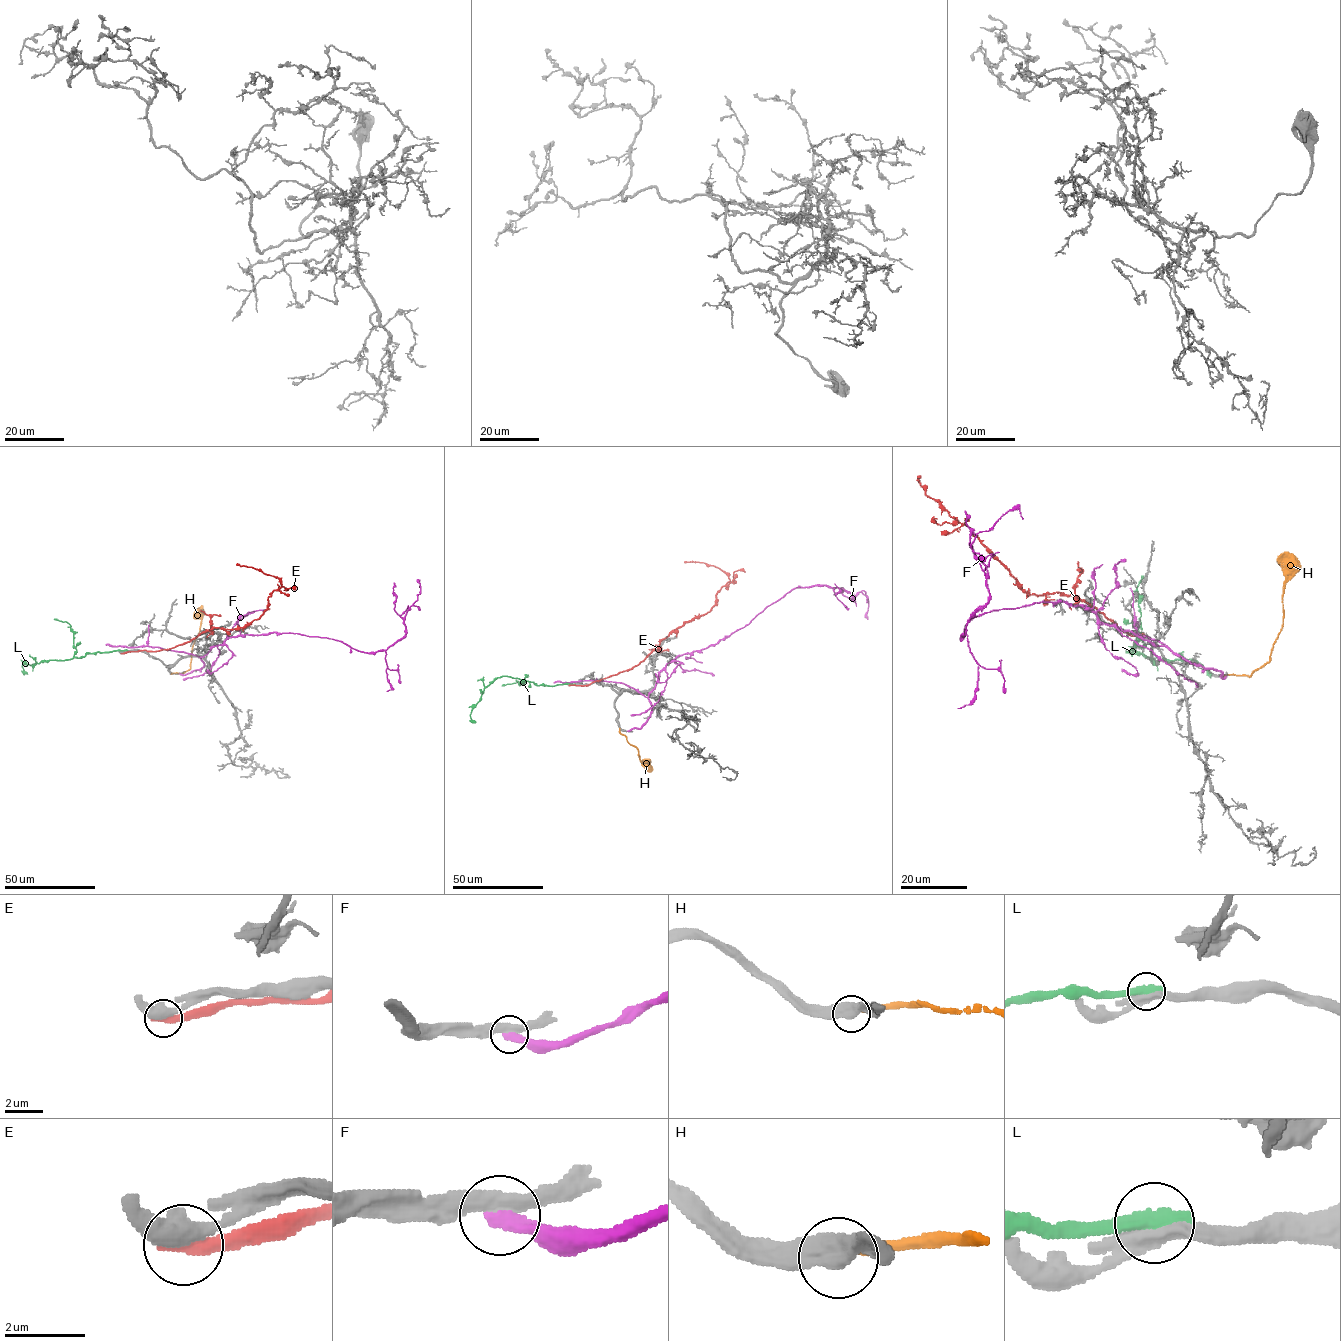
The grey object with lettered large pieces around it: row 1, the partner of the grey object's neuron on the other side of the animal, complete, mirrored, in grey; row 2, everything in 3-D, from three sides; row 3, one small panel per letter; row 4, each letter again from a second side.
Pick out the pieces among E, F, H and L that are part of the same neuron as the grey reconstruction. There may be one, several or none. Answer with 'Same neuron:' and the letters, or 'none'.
Same neuron: none

